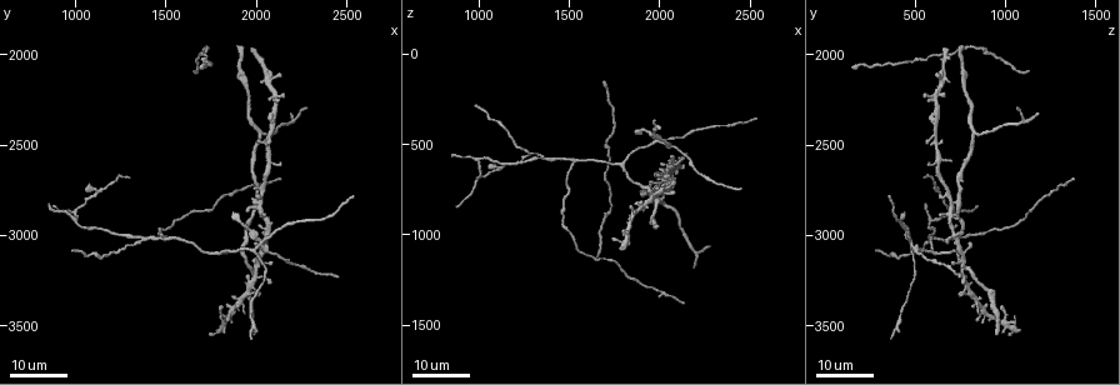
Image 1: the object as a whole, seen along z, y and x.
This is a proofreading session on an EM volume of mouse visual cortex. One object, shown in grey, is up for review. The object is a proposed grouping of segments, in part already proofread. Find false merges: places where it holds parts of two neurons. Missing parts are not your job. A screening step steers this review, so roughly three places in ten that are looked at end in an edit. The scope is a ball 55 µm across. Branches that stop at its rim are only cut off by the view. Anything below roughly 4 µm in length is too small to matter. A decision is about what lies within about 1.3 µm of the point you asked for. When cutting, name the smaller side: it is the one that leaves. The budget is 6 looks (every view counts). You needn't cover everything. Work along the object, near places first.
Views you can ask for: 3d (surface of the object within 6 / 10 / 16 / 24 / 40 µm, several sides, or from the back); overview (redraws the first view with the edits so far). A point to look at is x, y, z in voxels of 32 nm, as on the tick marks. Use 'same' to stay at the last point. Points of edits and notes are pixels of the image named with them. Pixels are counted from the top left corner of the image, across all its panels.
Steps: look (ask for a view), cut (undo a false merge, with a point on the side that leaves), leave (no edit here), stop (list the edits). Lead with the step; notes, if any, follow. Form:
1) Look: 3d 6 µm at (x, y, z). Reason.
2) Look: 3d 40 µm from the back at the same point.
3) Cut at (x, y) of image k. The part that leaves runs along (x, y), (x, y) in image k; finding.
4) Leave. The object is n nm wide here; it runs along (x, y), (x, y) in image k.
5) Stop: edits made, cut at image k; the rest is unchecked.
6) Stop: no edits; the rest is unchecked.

Look: 3d 24 µm at (2040, 2440, 840). Two arms in line, one across.

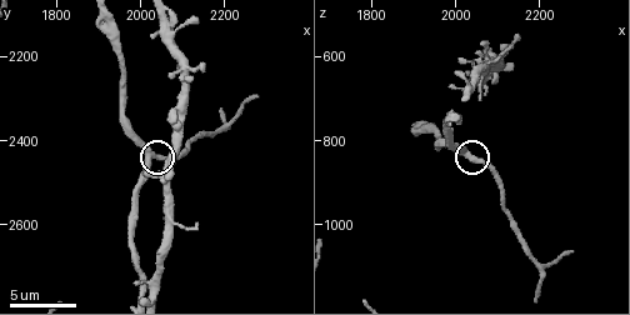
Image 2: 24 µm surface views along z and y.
Look: 3d 6 µm at (2030, 2435, 835).

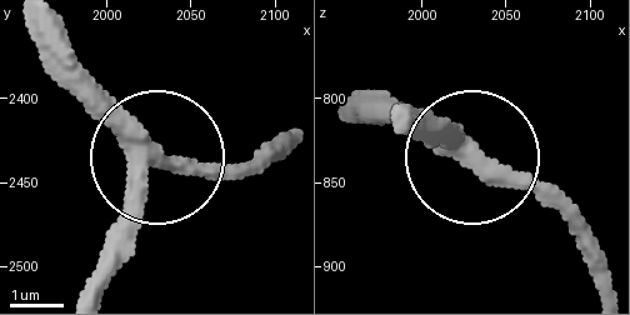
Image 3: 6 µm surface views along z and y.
Leave. It runs along (94, 283), (144, 175), (170, 163), (274, 163) in image 3; one neuron here.

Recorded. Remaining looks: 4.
Look: 3d 16 µm at (1800, 3100, 620). Three-way junction.

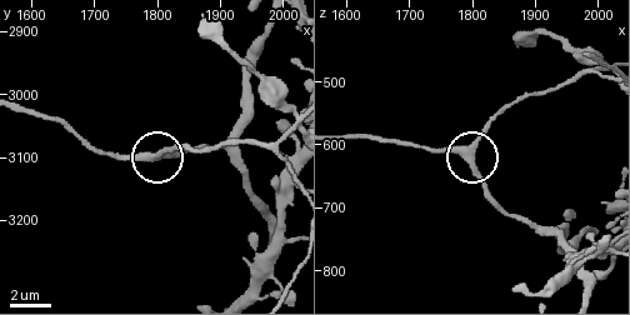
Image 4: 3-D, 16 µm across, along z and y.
Look: 3d 10 µm at (1790, 3095, 605).

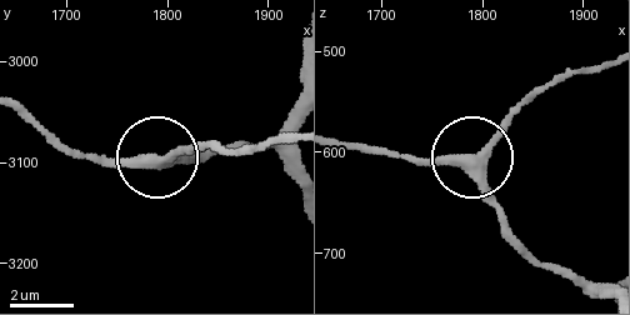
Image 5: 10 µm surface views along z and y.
Leave. 3 arms meet here; continuous, no second neuron.

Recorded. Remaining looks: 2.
Look: 3d 16 µm at (1520, 3020, 580). Side arm on a straight run.

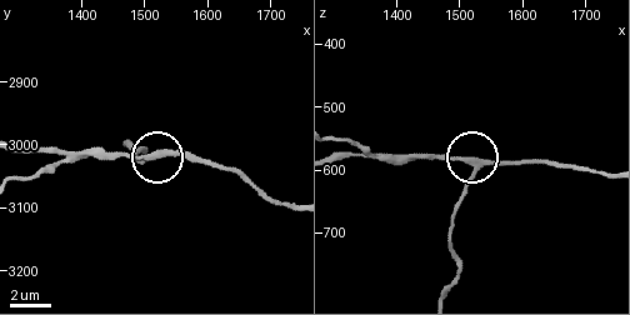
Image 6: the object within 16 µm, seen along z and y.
Look: 3d 10 µm at (1525, 3015, 590). Zoom in.

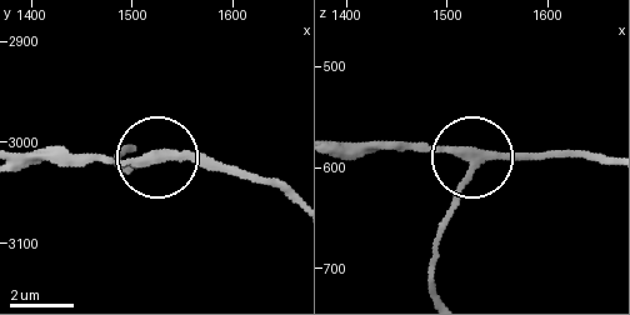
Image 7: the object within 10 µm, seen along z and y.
Leave. 3 arms meet here; it runs along (603, 161), (371, 145) in image 7; all the same neuron.

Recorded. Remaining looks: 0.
Stop: no edits; the rest is unchecked.

